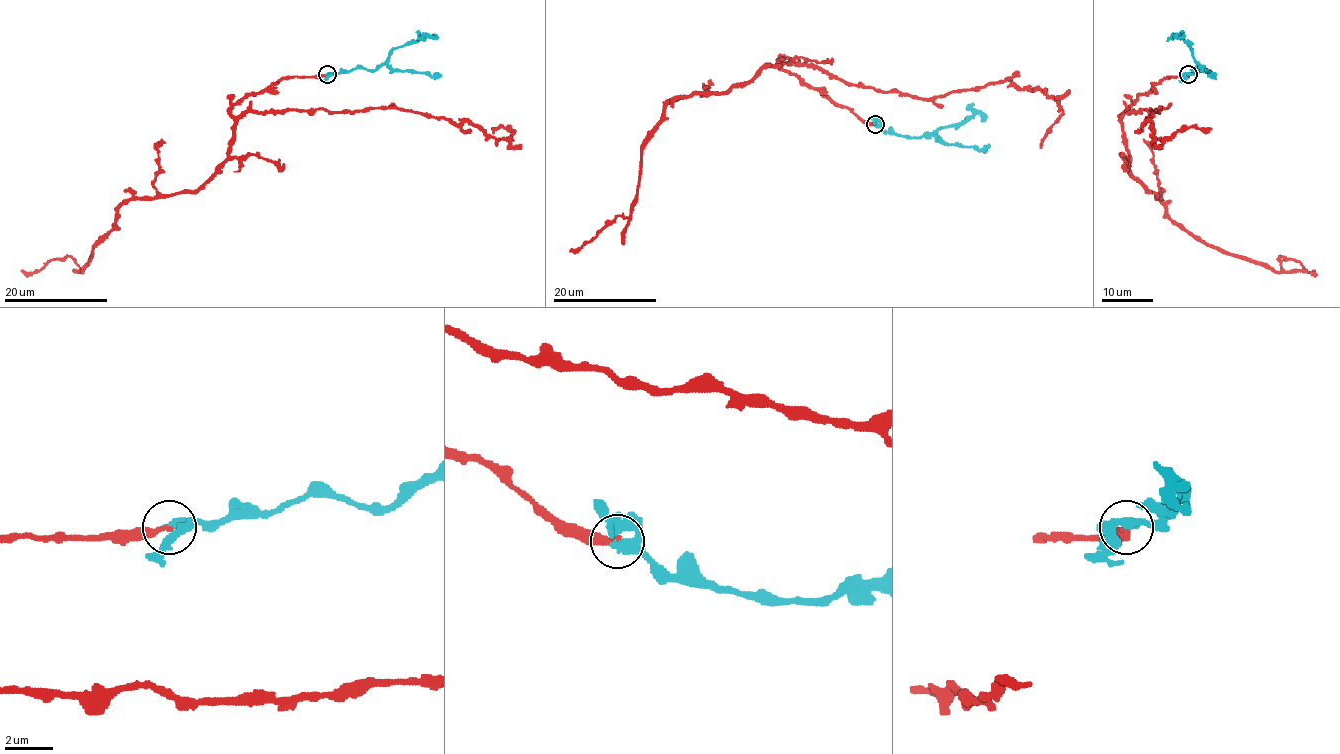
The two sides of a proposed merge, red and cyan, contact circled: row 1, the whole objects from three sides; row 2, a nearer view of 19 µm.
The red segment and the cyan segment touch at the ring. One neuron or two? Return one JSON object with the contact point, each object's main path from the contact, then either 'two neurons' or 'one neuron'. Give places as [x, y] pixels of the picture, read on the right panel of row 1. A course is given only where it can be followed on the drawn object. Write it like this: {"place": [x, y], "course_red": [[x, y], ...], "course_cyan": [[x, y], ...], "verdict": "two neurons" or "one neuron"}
{"place": [1188, 74], "course_red": [[1188, 75], [1166, 77], [1120, 116], [1129, 172], [1166, 213], [1210, 245], [1275, 271], [1279, 256], [1314, 270]], "course_cyan": [[1188, 75], [1201, 68], [1186, 42], [1176, 36], [1185, 35]], "verdict": "one neuron"}

